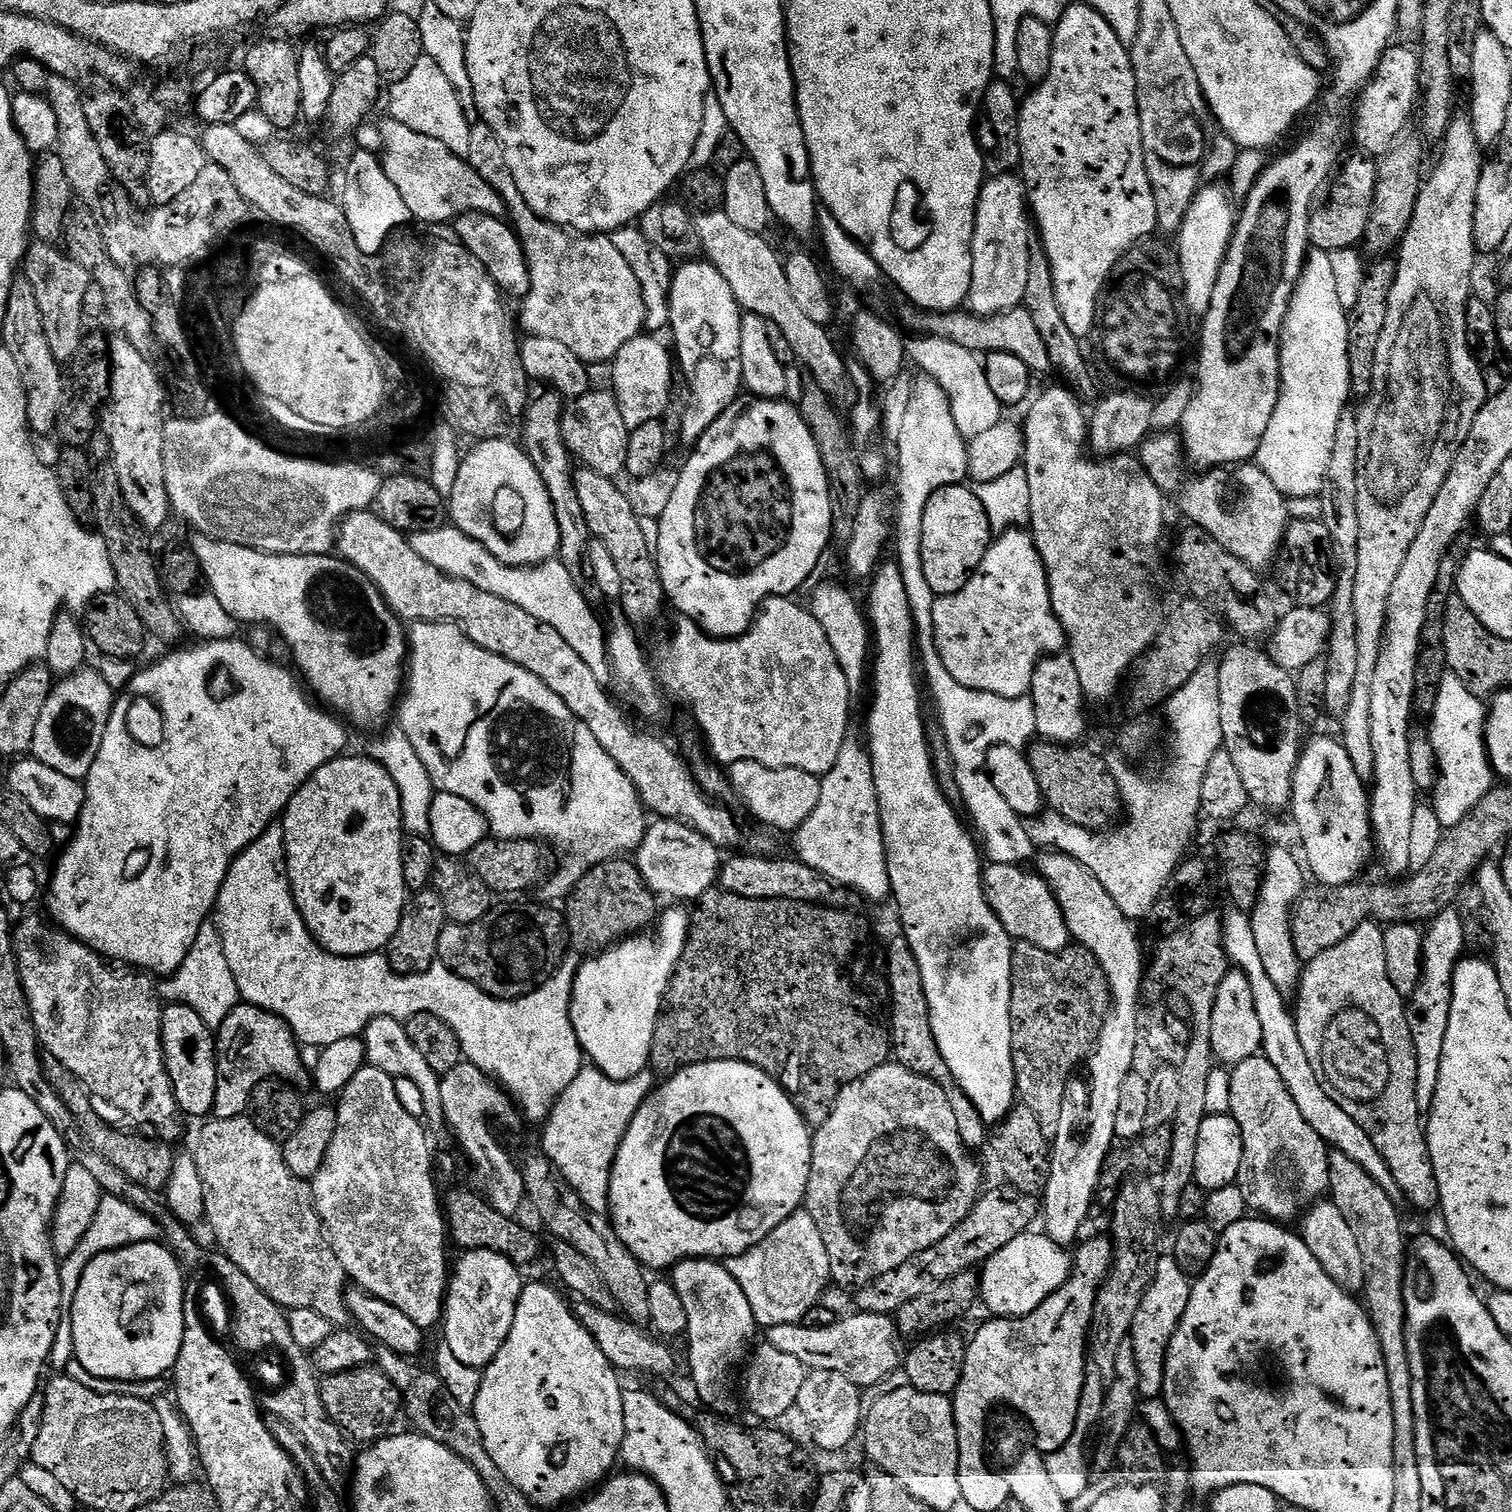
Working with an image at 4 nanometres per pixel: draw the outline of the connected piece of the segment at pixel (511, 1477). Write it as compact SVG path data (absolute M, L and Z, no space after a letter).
M525 1283L522 1294L518 1298L514 1326L510 1326L510 1334L506 1338L502 1350L498 1350L498 1354L488 1363L488 1367L483 1369L482 1373L481 1389L478 1390L474 1415L478 1422L478 1430L482 1430L482 1442L486 1446L486 1454L490 1454L490 1458L494 1460L494 1466L498 1466L498 1470L502 1470L505 1478L526 1496L529 1503L537 1509L556 1508L559 1504L564 1503L567 1505L569 1502L591 1493L593 1489L608 1479L610 1473L615 1469L612 1467L620 1460L620 1447L624 1441L624 1431L626 1430L624 1421L625 1389L620 1388L619 1378L621 1379L621 1377L618 1375L617 1369L612 1367L606 1354L602 1354L602 1350L598 1350L592 1336L581 1326L575 1313L570 1306L568 1308L558 1293L546 1284Z

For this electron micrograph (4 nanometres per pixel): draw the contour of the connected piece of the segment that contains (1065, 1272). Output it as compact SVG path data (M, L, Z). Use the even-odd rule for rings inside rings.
M1025 1234L1015 1238L1003 1252L989 1260L986 1267L979 1273L980 1300L992 1308L1000 1318L1019 1318L1028 1315L1029 1311L1038 1306L1052 1293L1065 1284L1070 1275L1070 1256L1062 1250L1061 1245L1053 1244L1047 1234L1032 1236Z

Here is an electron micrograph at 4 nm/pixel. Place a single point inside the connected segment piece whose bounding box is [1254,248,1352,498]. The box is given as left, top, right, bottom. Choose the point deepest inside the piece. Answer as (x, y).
(1315, 383)

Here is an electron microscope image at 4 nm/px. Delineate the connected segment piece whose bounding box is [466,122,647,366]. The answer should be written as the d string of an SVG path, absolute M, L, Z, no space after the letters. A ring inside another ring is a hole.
M483 122L473 123L470 130L470 154L466 157L469 166L504 199L507 213L512 217L514 230L520 238L520 244L524 247L524 256L528 259L530 270L530 290L522 298L524 309L518 316L518 324L525 328L528 336L541 336L542 338L554 338L556 342L562 342L562 346L570 346L578 358L582 358L585 364L595 366L605 360L611 362L616 359L618 350L626 346L635 336L645 331L647 322L647 306L643 298L643 288L638 282L638 277L630 264L622 256L622 253L608 234L573 234L569 229L560 227L559 224L551 224L544 220L522 198L522 190L518 190L518 182L514 182L514 174L510 174L510 166L506 162L506 150L504 143L490 130L490 126Z

